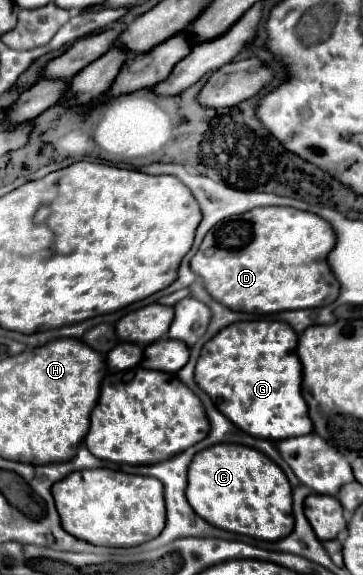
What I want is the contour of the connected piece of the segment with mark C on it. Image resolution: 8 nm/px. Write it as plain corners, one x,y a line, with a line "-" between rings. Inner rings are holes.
236,443
200,451
188,469
188,503
210,525
240,535
278,541
294,529
292,487
284,471
264,453

